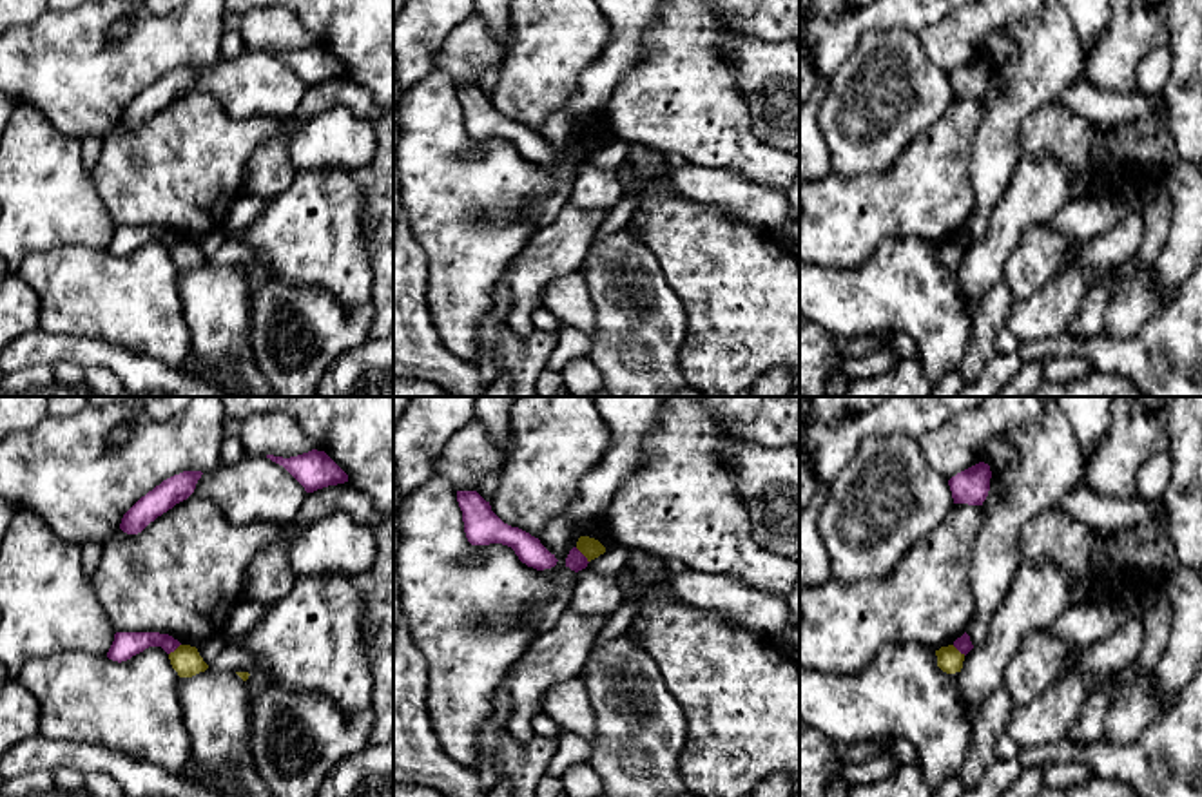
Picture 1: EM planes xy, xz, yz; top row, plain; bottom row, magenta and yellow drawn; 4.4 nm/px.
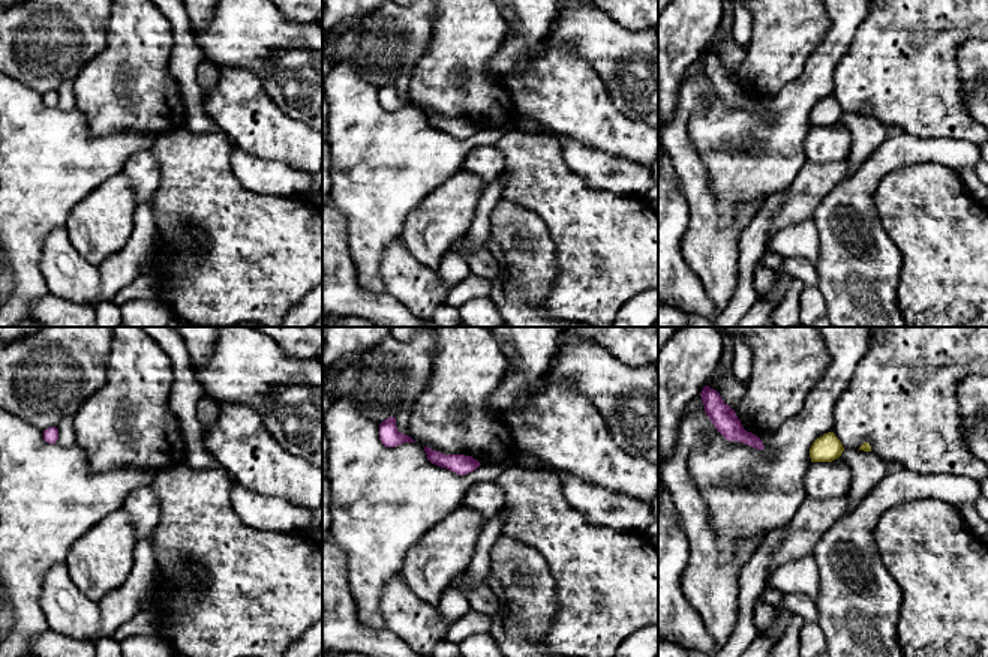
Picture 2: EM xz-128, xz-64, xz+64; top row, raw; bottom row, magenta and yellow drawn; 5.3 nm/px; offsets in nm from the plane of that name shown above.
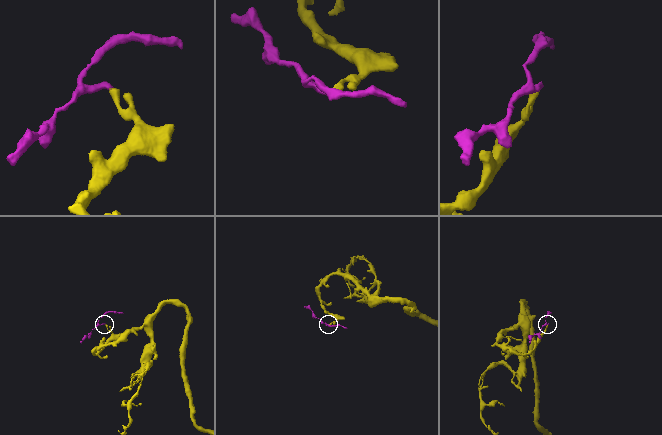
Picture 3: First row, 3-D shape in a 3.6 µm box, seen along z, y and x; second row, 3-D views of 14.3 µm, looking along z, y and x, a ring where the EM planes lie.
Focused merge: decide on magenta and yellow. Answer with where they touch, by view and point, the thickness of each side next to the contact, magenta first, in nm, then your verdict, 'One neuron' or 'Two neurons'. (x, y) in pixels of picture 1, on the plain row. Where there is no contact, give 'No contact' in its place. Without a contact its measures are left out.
Touches magenta at xz (582, 149). Thickness 90 nm (magenta) against 90 nm. Two neurons

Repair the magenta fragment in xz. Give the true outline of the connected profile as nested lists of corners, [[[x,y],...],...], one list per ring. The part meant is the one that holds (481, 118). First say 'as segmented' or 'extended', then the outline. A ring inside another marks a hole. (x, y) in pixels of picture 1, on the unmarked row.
as segmented; [[[457,85],[457,96],[462,105],[464,127],[471,139],[502,138],[515,145],[519,154],[537,165],[557,159],[538,132],[504,118],[477,85]]]

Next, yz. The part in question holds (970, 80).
as segmented; [[[979,56],[948,74],[954,98],[983,100],[990,85],[990,60]]]

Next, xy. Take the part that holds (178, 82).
as segmented; [[[183,65],[163,74],[123,109],[120,123],[127,129],[141,127],[158,110],[187,94],[194,87],[201,69],[201,65]]]

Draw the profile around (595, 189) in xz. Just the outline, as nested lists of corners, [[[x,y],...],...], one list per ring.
[[[589,161],[577,167],[569,203],[587,210],[609,210],[624,197],[616,170],[604,170]]]

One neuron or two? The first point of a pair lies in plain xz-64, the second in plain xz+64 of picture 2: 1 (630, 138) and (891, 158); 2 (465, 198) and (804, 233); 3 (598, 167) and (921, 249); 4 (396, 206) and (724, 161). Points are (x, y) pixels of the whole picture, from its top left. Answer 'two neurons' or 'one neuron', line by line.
1: two neurons
2: two neurons
3: two neurons
4: two neurons

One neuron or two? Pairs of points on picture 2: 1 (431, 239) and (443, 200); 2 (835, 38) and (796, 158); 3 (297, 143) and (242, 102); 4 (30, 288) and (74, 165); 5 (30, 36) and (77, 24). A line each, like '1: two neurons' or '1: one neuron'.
1: one neuron
2: one neuron
3: one neuron
4: one neuron
5: one neuron

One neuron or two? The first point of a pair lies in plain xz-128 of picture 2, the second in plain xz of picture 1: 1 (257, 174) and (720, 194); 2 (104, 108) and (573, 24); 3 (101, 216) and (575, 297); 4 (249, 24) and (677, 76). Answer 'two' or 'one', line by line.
1: one
2: one
3: two
4: two

